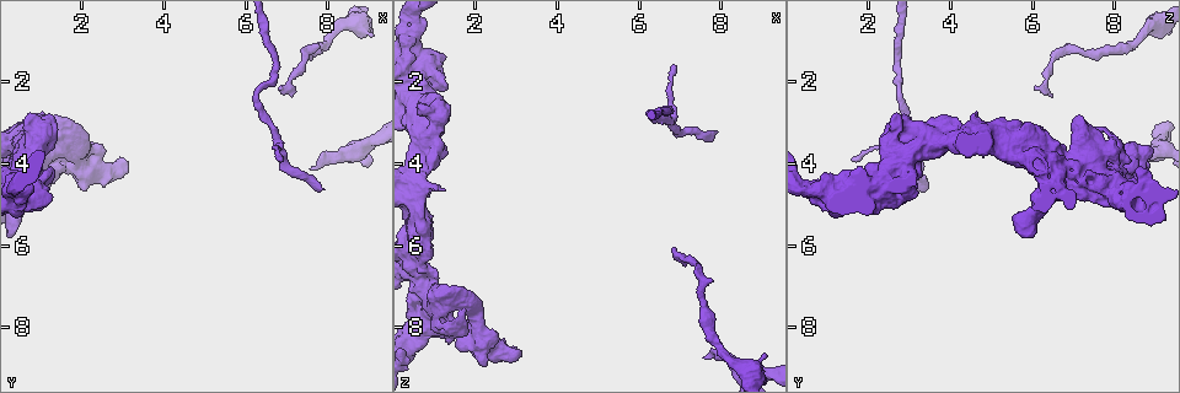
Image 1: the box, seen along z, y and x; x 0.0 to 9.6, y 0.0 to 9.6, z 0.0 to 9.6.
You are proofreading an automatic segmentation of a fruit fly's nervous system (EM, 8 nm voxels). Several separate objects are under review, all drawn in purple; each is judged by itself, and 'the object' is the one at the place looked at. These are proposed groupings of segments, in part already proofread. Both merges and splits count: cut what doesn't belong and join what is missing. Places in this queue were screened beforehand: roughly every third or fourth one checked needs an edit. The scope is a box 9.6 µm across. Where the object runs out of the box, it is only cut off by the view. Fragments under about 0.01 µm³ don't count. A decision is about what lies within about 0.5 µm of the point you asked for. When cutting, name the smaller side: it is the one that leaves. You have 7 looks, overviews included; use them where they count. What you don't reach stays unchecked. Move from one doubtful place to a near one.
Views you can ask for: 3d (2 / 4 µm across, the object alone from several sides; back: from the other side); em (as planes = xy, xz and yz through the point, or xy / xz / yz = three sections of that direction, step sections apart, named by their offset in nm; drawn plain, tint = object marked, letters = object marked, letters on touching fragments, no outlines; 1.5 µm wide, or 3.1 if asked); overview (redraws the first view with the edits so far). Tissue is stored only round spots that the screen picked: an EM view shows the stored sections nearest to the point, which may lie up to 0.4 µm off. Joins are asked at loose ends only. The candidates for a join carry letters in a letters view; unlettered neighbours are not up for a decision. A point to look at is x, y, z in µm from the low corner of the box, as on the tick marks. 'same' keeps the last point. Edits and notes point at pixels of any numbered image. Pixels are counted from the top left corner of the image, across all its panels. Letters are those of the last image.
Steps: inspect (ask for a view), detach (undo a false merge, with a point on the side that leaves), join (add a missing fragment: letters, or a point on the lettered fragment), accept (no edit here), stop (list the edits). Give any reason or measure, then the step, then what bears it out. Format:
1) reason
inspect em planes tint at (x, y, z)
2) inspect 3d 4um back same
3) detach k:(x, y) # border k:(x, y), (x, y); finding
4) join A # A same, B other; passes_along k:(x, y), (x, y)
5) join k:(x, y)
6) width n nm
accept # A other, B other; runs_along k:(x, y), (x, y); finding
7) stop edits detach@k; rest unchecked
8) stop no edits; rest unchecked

stops while still wide
inspect em planes letters at (0.65, 2.85, 2.55)

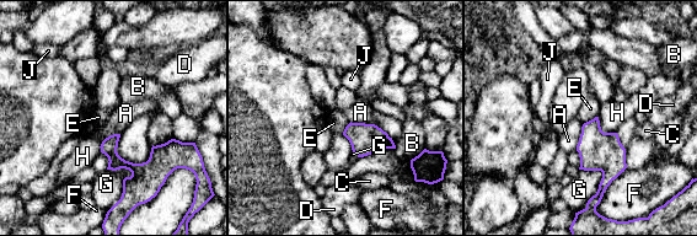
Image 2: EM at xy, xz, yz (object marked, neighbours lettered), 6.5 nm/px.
accept # A other, B other, C other, D other, E other, F other, G other, H other, J other; runs_along 2:(178, 144), (153, 167), (121, 164), (103, 149); none of them fits

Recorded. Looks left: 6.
an open end
inspect em xz step 8 tint at (1.20, 2.90, 4.65)

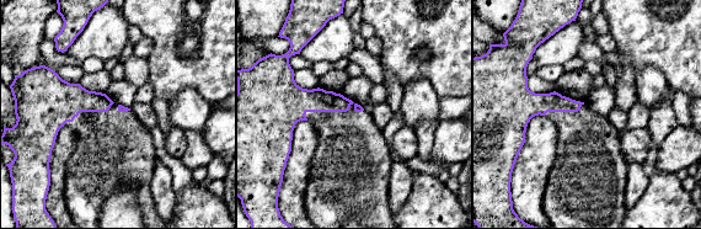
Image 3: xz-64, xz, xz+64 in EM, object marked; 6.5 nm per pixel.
another direction
inspect em planes tint same

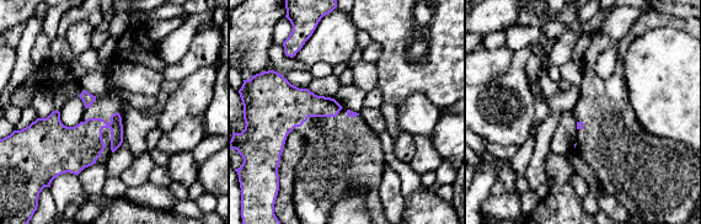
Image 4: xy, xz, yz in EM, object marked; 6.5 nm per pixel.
what lies round it
inspect em planes letters same

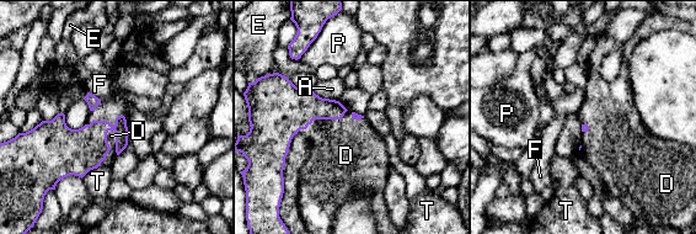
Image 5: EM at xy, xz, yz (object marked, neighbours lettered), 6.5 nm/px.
join D # A other, D same, E other, F other, P other, T other; passes_along 5:(71, 152), (108, 145), (111, 136); the neuron continues

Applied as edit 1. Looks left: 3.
redraw
inspect overview

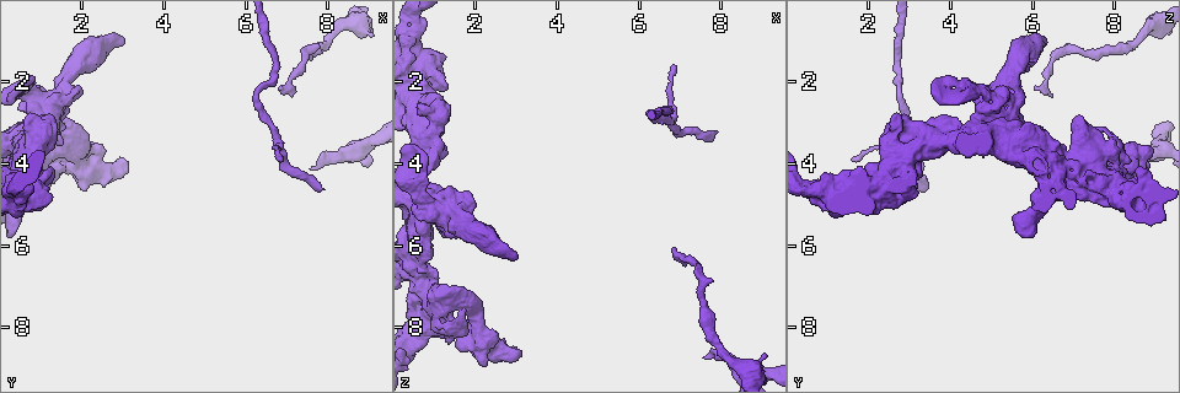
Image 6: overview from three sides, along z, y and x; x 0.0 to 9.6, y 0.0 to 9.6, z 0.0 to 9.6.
branch stops here
inspect 3d 4um at (7.60, 4.10, 8.75)

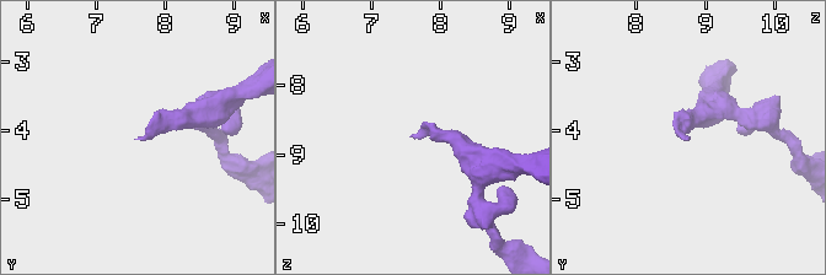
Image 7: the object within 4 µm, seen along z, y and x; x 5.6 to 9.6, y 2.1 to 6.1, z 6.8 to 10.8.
inspect em planes letters at (7.65, 4.15, 8.80)

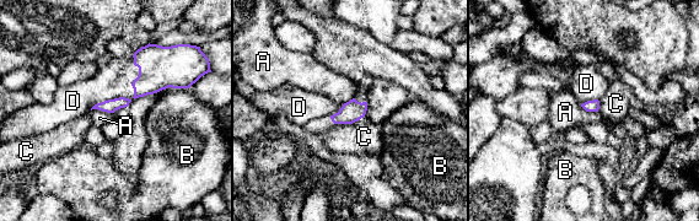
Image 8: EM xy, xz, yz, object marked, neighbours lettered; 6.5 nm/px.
longest_contact D 240 nm
join D # A other, B other, C other, D same; the neuron continues

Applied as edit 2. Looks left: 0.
stop edits join@5, join@8; rest unchecked

